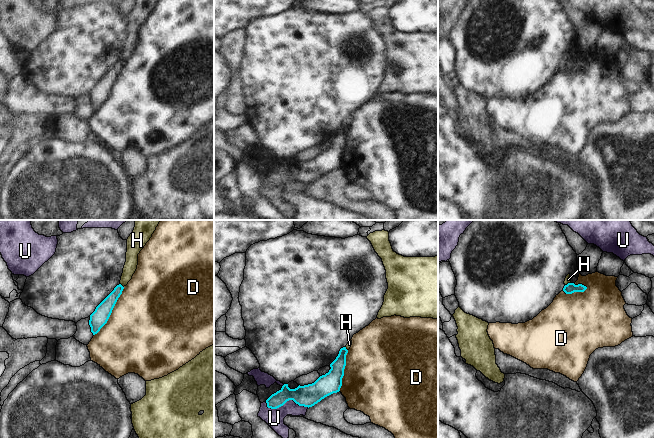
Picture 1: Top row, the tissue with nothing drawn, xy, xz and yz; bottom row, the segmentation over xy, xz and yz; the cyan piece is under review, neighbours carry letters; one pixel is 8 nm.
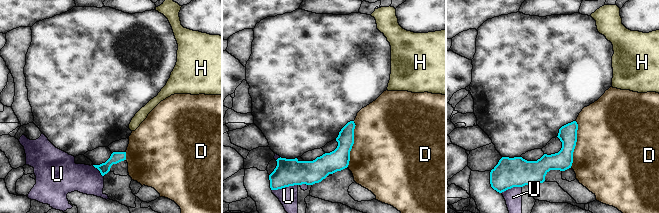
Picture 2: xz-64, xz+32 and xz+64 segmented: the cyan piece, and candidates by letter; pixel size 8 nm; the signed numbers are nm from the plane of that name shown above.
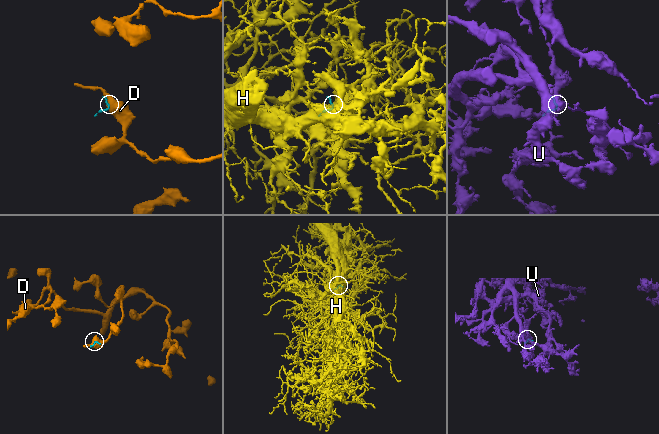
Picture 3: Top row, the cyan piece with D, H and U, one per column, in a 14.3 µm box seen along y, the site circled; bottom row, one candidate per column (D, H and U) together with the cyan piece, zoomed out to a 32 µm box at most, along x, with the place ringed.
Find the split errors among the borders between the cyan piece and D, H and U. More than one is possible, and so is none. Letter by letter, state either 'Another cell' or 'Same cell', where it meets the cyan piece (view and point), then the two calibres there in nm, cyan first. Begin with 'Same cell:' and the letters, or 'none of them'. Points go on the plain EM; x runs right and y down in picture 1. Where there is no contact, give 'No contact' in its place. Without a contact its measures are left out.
Same cell: none of them
D: Another cell. Touches cyan at xy (111, 87). Thickness 140 nm (cyan) against 500 nm
H: Another cell. Touches cyan at xy (121, 61). Thickness 120 nm (cyan) against 100 nm
U: Another cell. Touches cyan at xz (286, 177). Thickness 180 nm (cyan) against 150 nm

